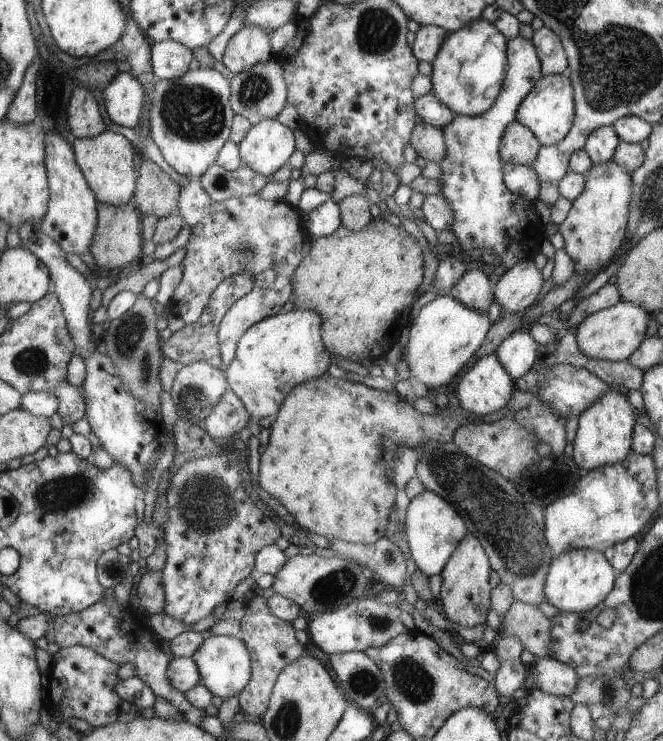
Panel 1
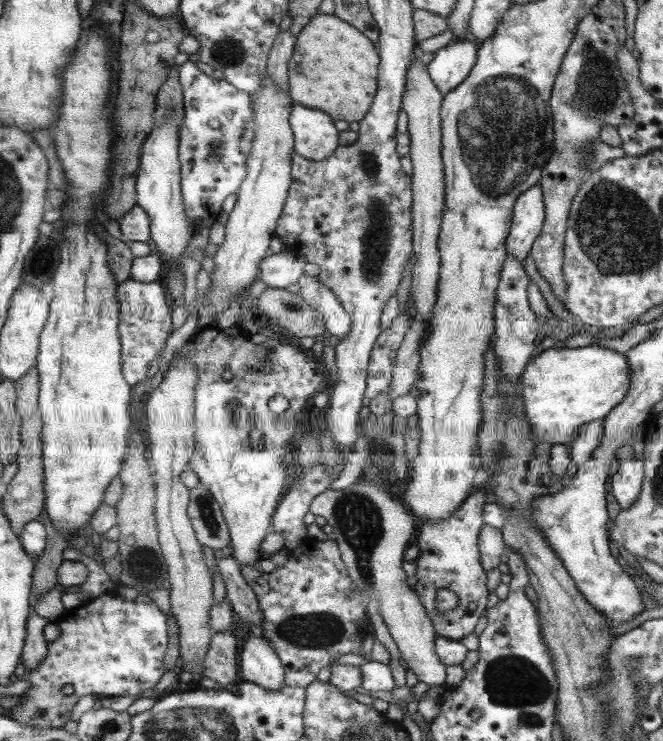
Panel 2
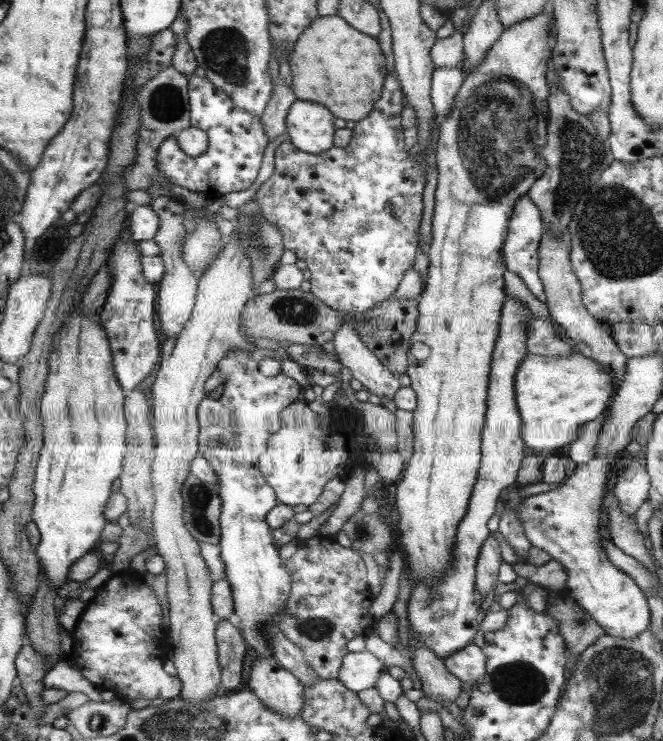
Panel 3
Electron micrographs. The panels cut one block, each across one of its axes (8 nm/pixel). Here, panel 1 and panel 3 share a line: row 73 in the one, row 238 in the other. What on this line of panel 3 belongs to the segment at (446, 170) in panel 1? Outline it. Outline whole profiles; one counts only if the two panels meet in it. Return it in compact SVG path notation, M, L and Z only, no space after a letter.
M526 194L514 208L507 240L503 244L503 258L506 260L507 270L518 274L517 276L526 284L528 290L542 302L547 301L543 280L539 278L539 242L544 229L540 209L534 205L530 195Z

